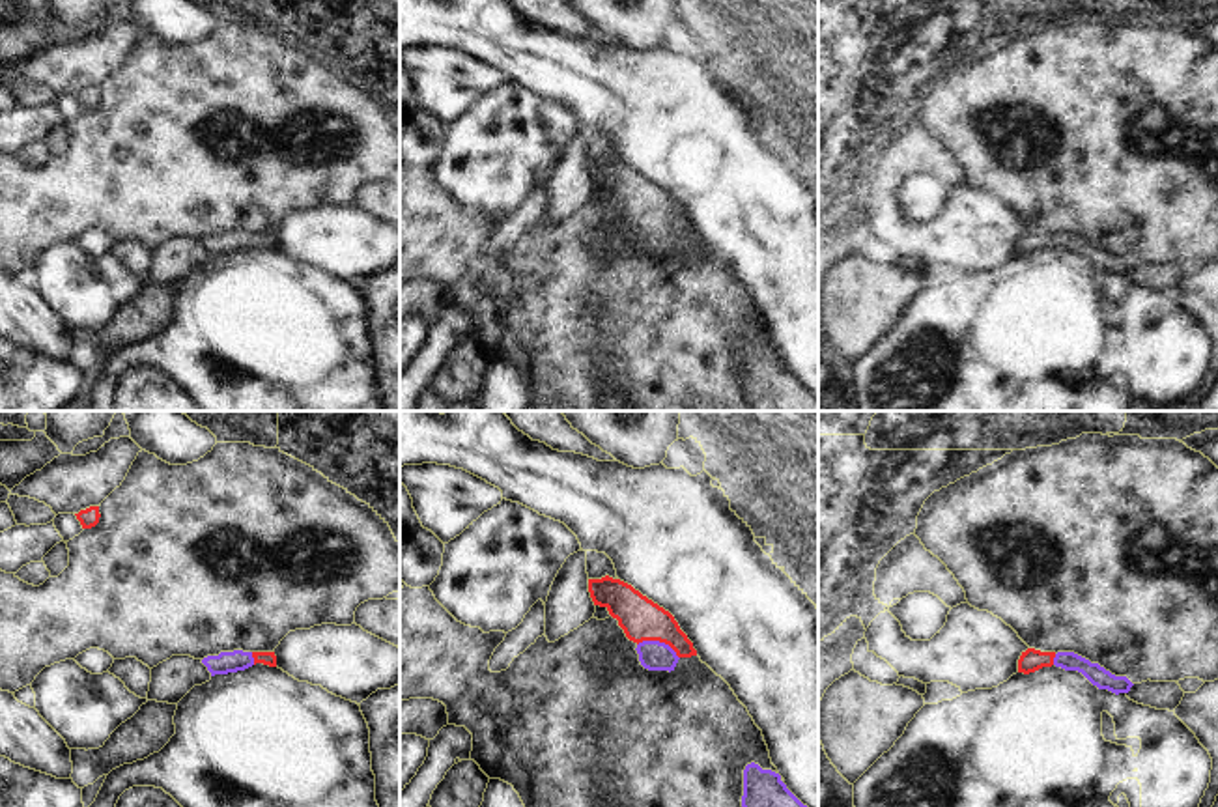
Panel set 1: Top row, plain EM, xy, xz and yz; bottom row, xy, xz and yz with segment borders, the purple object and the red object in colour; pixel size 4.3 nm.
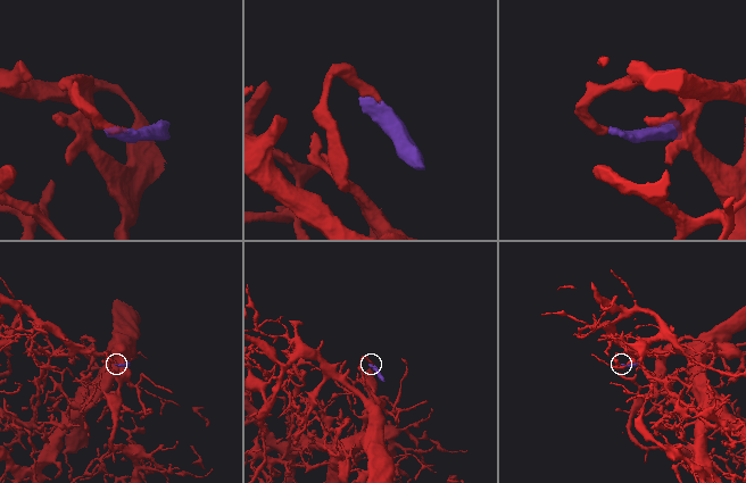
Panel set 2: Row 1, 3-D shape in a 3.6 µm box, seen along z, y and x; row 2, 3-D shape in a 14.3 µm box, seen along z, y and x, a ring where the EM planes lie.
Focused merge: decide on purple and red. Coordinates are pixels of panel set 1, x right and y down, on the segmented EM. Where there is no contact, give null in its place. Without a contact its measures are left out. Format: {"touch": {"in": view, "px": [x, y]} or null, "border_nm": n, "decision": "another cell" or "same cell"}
{"touch": {"in": "xz", "px": [658, 641]}, "border_nm": 200, "decision": "same cell"}

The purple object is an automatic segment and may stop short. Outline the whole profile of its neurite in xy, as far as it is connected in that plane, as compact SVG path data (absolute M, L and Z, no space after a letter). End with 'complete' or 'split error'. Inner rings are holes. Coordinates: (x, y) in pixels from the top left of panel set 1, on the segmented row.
M220 652L219 656L207 656L202 659L211 676L245 671L256 663L276 667L275 652Z | split error

